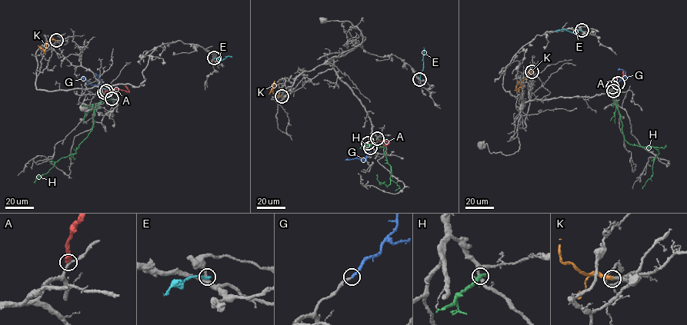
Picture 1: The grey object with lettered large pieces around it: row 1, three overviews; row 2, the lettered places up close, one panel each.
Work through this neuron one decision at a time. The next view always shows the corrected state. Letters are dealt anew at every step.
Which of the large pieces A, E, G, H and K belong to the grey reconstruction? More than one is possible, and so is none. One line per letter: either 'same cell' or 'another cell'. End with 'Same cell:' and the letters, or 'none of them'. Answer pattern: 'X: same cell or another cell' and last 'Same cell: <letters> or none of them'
A: another cell
E: another cell
G: same cell
H: another cell
K: same cell
Same cell: G, K

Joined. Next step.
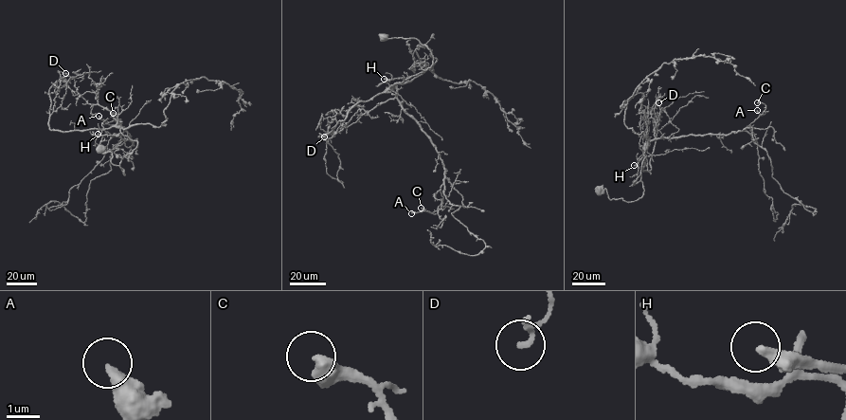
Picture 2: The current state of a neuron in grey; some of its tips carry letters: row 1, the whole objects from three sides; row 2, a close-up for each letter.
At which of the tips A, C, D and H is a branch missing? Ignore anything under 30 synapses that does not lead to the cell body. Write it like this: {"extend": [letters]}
{"extend": ["H"]}

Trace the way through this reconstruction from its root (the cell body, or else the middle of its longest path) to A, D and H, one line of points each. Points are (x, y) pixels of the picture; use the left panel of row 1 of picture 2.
A: (99, 148), (111, 152), (124, 175), (119, 162), (137, 141), (116, 120), (129, 138), (121, 125), (98, 116)
D: (99, 148), (111, 152), (124, 175), (119, 162), (137, 141), (120, 132), (111, 112), (87, 102), (65, 73)
H: (99, 148), (111, 152), (111, 162), (122, 169), (124, 175), (119, 162), (137, 141), (120, 133), (98, 134)

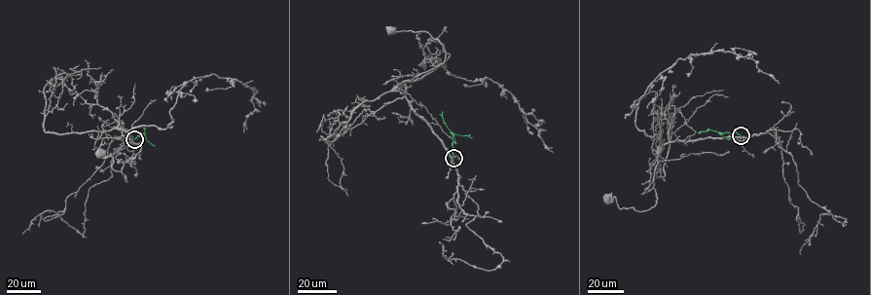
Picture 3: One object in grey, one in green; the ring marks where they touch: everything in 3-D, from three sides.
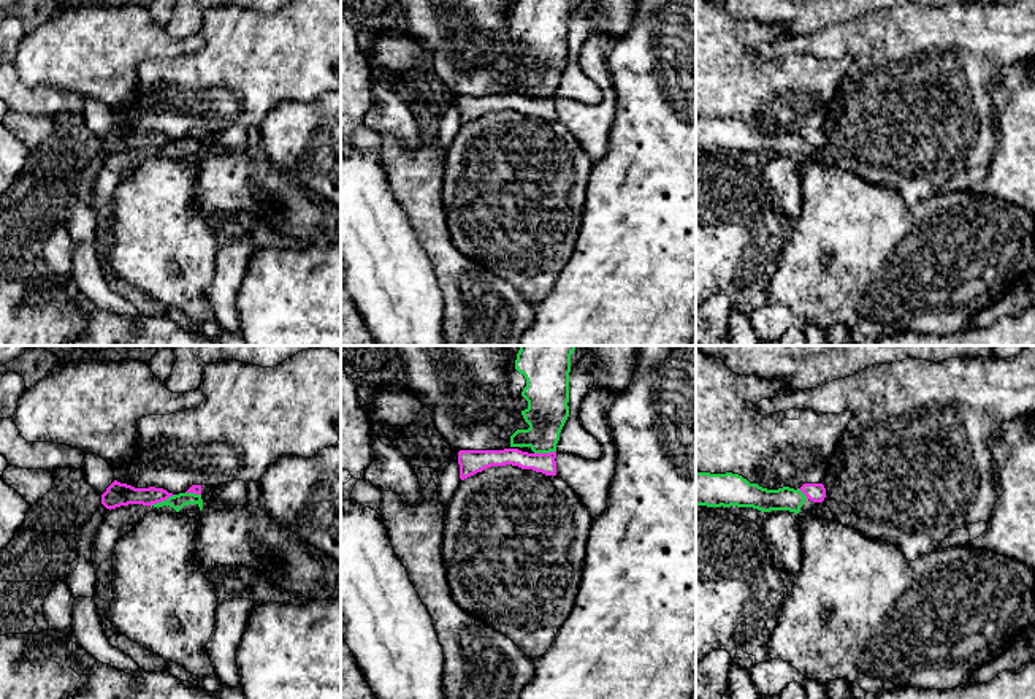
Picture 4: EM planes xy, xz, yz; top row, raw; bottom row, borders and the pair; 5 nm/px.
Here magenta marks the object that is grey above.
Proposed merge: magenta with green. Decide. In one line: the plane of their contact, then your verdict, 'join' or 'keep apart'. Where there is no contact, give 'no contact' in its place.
contact in xy; keep apart

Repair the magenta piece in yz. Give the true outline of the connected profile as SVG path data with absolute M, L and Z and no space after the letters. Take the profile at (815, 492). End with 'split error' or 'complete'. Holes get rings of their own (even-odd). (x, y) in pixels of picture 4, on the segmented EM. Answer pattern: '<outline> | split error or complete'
M804 483L799 490L813 502L823 502L826 498L826 488L823 483Z | complete

